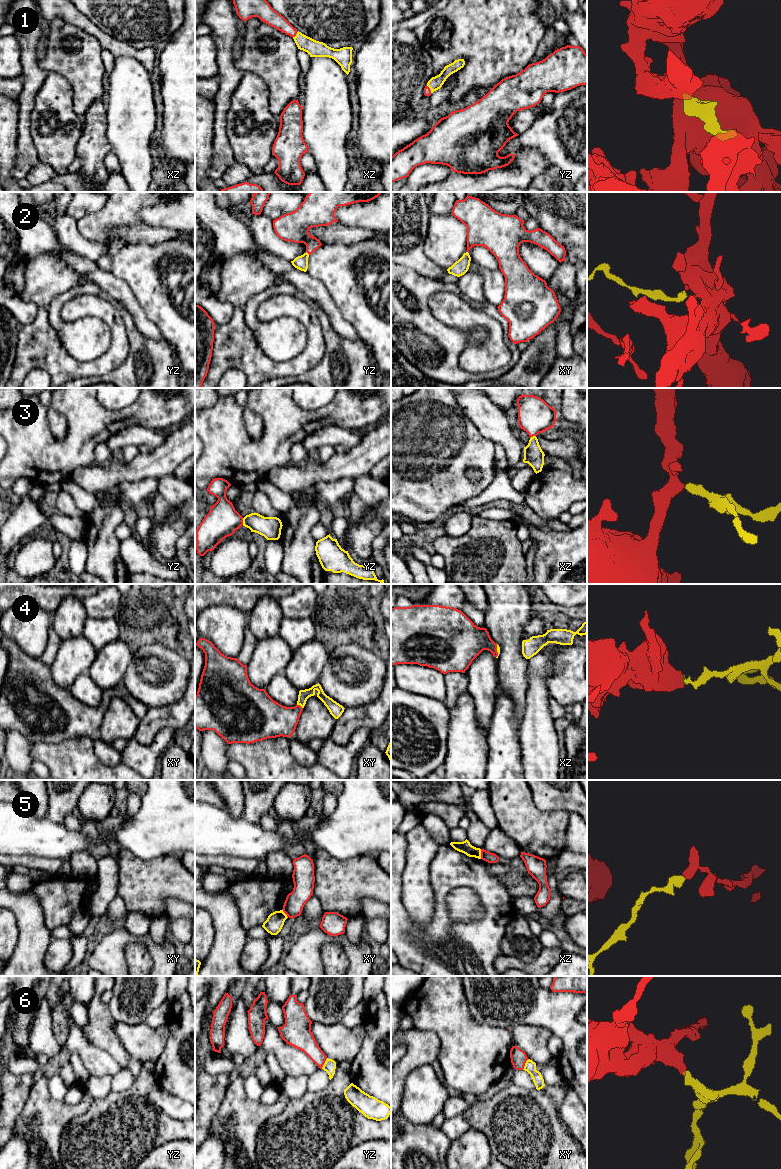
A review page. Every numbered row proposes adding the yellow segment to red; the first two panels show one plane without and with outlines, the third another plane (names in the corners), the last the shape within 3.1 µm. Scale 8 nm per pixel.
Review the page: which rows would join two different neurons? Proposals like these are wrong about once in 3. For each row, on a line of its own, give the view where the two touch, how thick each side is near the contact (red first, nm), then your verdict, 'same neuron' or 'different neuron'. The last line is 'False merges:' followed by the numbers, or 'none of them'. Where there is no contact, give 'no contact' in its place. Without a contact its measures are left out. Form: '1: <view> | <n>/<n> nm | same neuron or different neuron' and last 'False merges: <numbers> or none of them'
1: yz | 60/110 nm | same neuron
2: yz | 240/110 nm | same neuron
3: yz | 260/180 nm | same neuron
4: xy | 280/90 nm | same neuron
5: xz | 90/100 nm | different neuron
6: yz | 170/100 nm | different neuron
False merges: 5, 6

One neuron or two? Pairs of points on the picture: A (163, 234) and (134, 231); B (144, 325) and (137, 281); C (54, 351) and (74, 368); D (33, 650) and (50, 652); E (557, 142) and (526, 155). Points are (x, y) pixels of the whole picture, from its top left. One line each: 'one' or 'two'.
A: one
B: two
C: one
D: two
E: two

